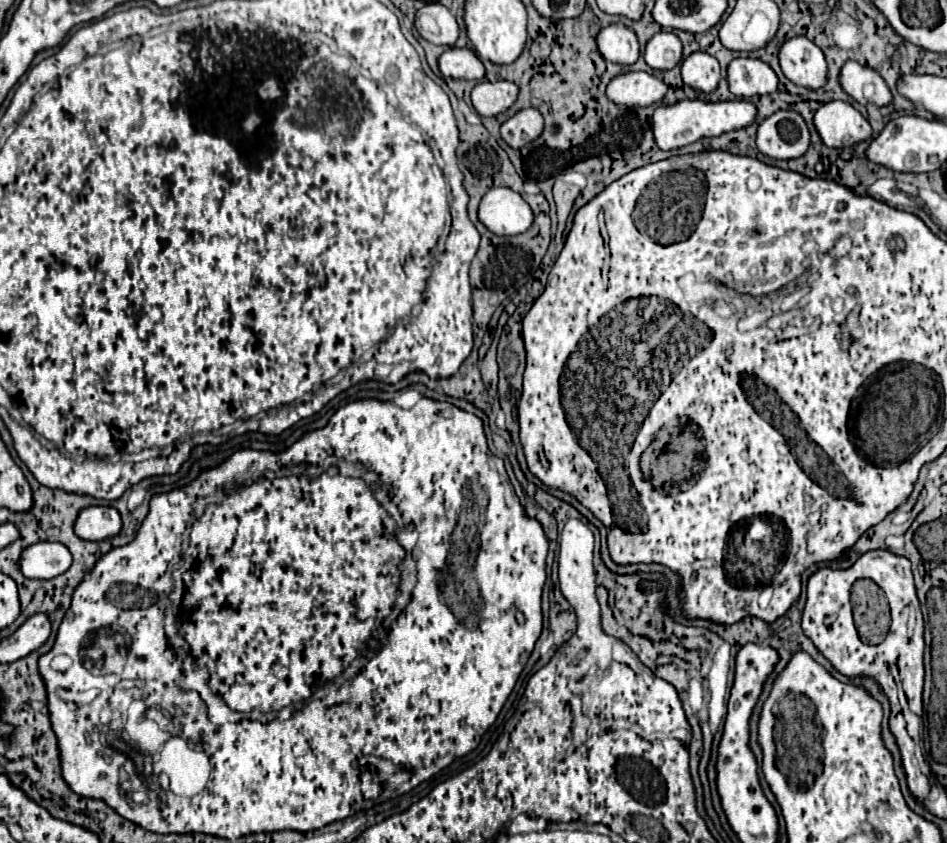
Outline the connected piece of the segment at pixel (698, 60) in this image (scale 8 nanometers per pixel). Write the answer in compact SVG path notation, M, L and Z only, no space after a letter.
M692 53L682 61L682 79L688 87L708 95L720 83L720 65L708 53Z

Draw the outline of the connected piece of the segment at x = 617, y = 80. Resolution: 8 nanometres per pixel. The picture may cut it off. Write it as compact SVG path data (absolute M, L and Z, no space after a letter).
M644 71L618 75L606 87L608 99L614 101L616 105L624 105L624 107L654 105L654 103L662 101L666 91L668 91L668 87L664 85L664 81L660 81L658 77L644 73Z

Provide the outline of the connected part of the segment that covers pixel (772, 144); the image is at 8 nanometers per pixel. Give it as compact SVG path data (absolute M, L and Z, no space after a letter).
M776 111L760 123L756 145L770 159L798 159L810 145L806 121L796 111Z

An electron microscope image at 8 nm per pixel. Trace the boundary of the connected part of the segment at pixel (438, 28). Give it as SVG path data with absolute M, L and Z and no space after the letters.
M440 3L424 5L416 13L414 25L416 25L418 33L434 45L454 47L454 43L458 41L458 35L460 35L460 27L458 27L452 11Z

